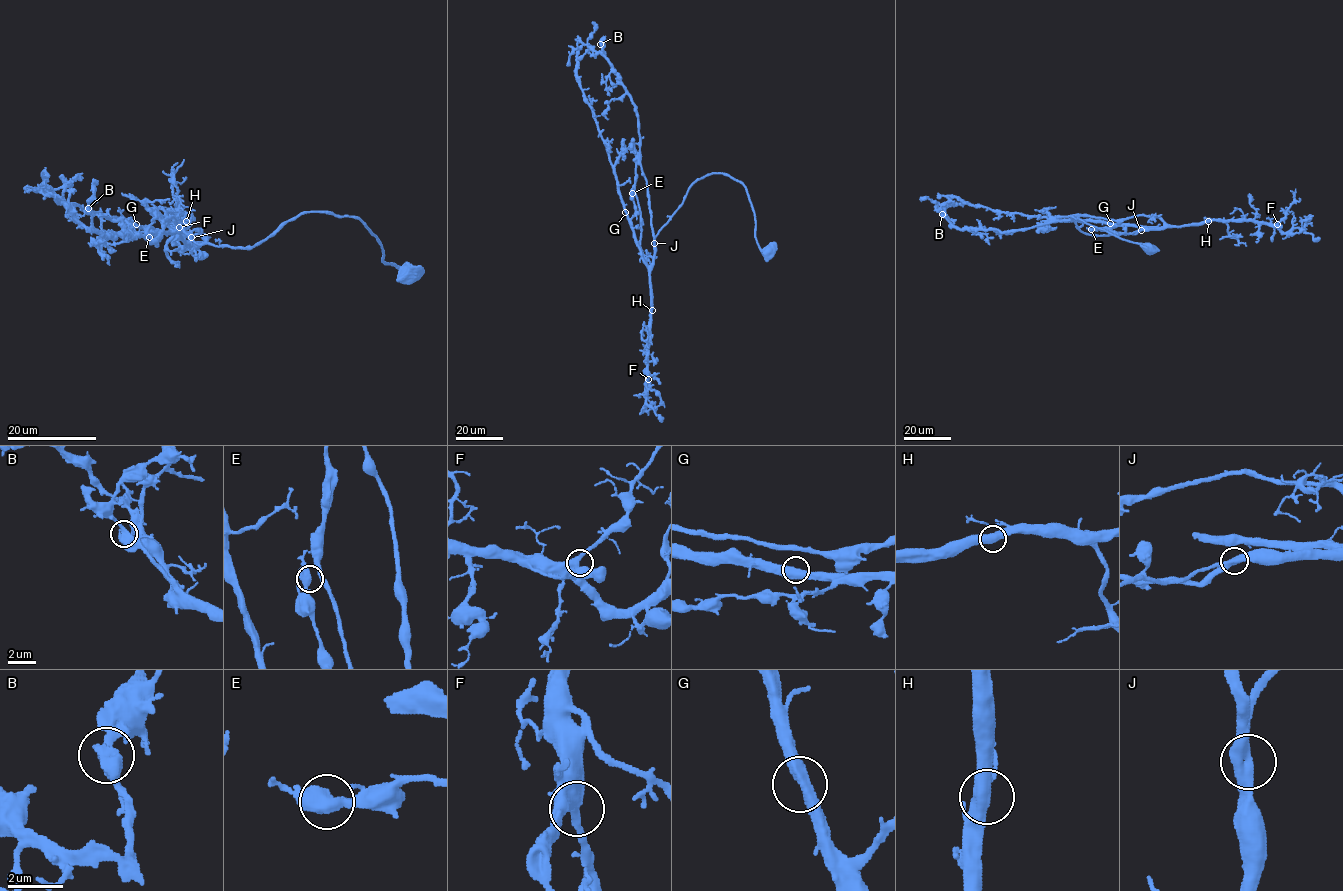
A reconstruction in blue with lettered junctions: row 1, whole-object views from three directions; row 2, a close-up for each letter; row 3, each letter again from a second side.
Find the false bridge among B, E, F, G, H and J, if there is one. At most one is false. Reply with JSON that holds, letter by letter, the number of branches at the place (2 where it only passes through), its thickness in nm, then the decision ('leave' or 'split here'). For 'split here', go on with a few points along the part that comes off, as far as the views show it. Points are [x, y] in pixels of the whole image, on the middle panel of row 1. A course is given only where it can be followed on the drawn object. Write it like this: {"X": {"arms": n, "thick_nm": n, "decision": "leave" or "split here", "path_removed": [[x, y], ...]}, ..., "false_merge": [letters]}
{"B": {"arms": 2, "thick_nm": 480, "decision": "leave"}, "E": {"arms": 2, "thick_nm": 550, "decision": "leave"}, "F": {"arms": 2, "thick_nm": 500, "decision": "leave"}, "G": {"arms": 2, "thick_nm": 500, "decision": "leave"}, "H": {"arms": 2, "thick_nm": 500, "decision": "leave"}, "J": {"arms": 2, "thick_nm": 500, "decision": "leave"}, "false_merge": []}

